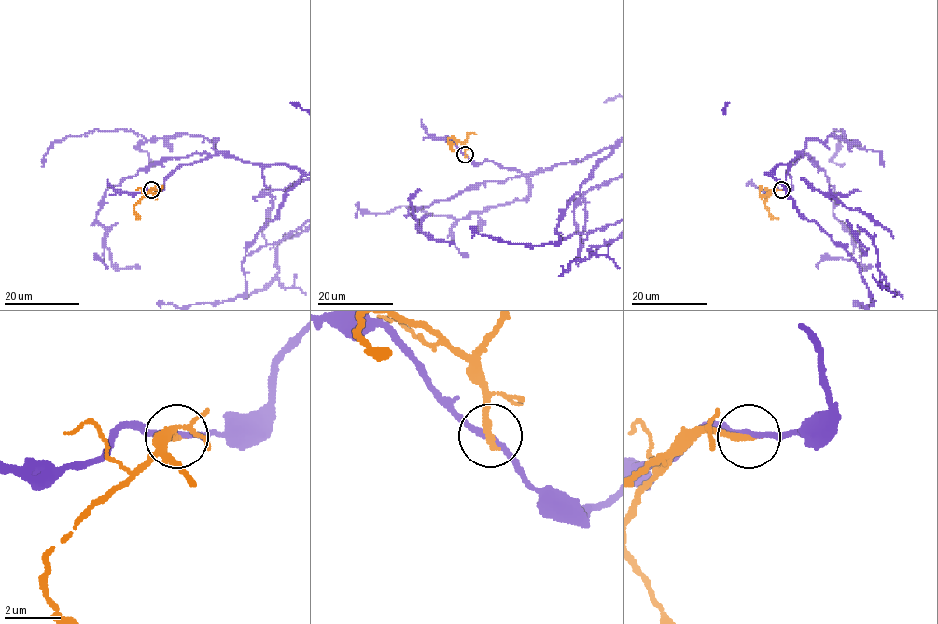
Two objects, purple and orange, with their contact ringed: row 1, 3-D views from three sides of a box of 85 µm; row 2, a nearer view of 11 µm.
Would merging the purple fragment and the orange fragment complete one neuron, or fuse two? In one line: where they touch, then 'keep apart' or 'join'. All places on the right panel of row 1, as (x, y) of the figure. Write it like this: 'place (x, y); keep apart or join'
place (781, 190); keep apart

